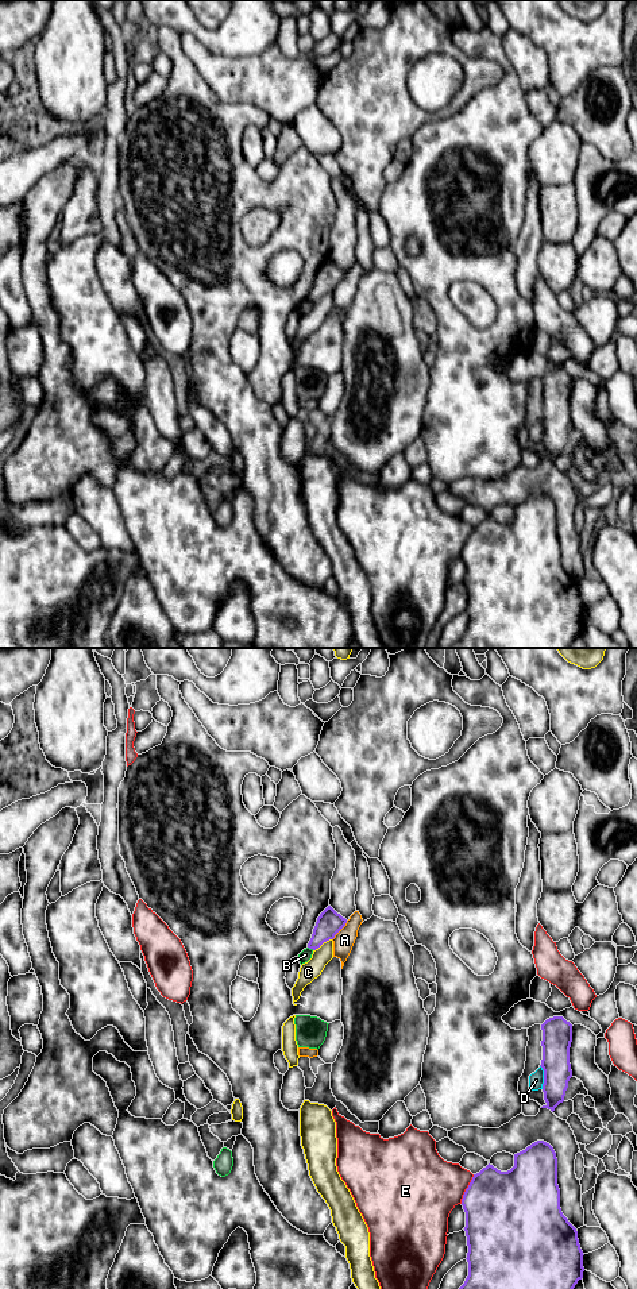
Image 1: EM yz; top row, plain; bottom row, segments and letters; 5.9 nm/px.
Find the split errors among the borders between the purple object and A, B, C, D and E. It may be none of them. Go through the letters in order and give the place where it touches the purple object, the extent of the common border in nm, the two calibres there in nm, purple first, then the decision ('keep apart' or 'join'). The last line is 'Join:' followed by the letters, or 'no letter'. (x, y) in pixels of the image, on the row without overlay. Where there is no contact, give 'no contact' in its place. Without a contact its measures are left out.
A: yz (340, 281) | 150 nm | 150/120 nm | keep apart
B: yz (311, 300) | 40 nm | 150/70 nm | keep apart
C: yz (321, 296) | 130 nm | 150/120 nm | keep apart
D: yz (544, 429) | 140 nm | 180/90 nm | keep apart
E: yz (466, 541) | 190 nm | 440/420 nm | keep apart
Join: no letter

